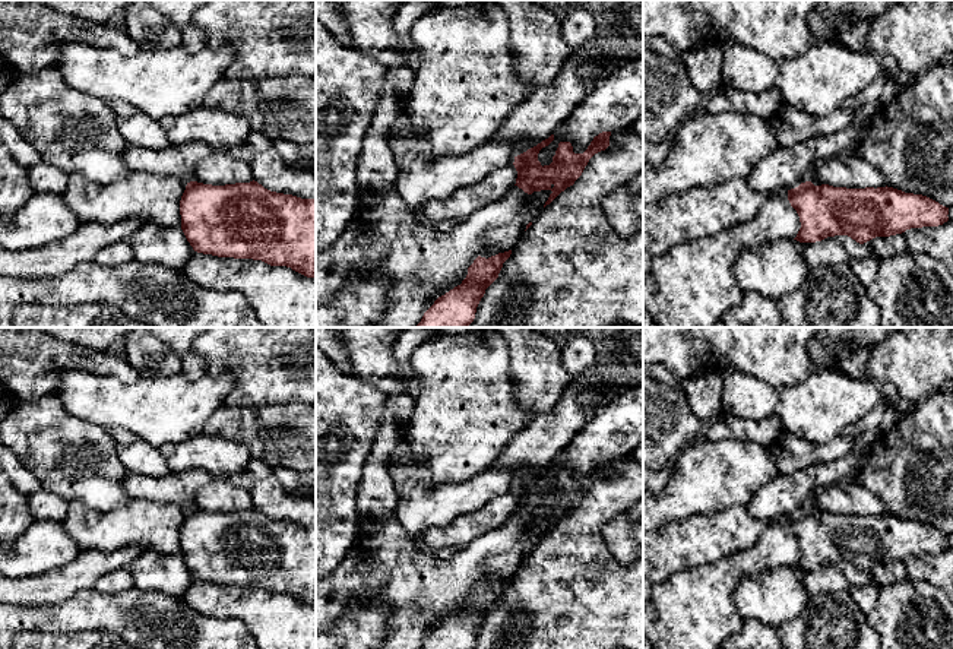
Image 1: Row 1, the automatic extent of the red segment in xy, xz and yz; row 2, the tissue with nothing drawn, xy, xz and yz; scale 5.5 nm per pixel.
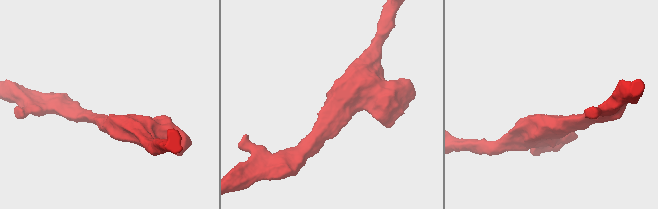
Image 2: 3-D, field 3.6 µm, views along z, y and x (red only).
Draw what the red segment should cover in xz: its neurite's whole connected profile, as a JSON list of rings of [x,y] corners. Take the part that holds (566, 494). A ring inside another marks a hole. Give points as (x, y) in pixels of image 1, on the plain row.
[[[602,459],[593,465],[583,481],[574,481],[570,469],[560,469],[550,493],[541,493],[538,481],[542,475],[554,468],[554,462],[542,468],[536,474],[515,484],[515,496],[517,498],[516,512],[525,520],[551,517],[544,535],[550,532],[561,519],[573,513],[582,503],[589,487],[610,474],[611,459]]]

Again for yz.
[[[805,509],[788,517],[788,528],[800,544],[801,555],[794,566],[800,570],[848,563],[864,572],[876,564],[949,548],[949,535],[927,523],[887,513],[846,516]]]

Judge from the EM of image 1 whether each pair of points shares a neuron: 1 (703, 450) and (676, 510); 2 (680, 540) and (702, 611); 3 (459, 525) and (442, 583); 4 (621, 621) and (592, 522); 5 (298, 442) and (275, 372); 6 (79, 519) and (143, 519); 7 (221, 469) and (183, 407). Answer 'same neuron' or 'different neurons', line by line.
1: same neuron
2: different neurons
3: different neurons
4: same neuron
5: different neurons
6: same neuron
7: different neurons

